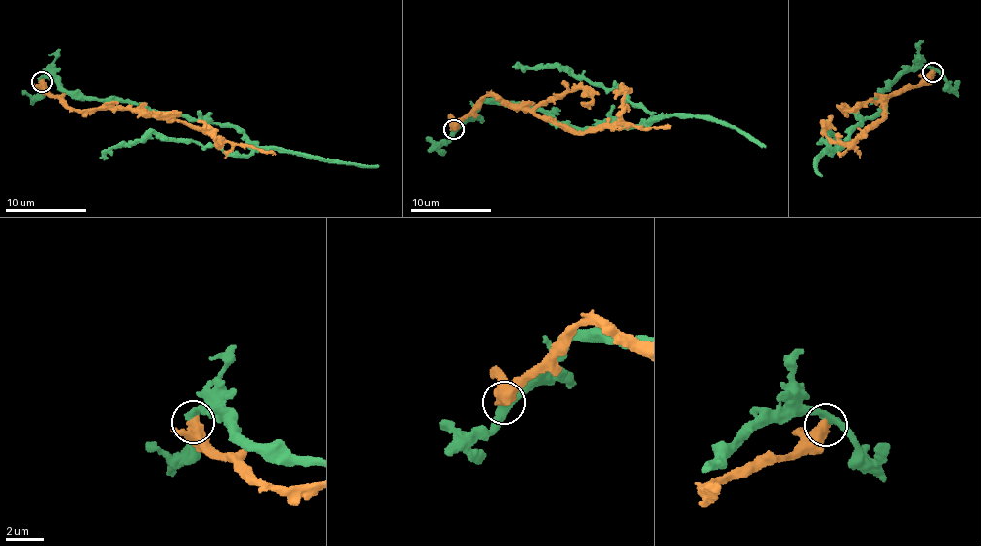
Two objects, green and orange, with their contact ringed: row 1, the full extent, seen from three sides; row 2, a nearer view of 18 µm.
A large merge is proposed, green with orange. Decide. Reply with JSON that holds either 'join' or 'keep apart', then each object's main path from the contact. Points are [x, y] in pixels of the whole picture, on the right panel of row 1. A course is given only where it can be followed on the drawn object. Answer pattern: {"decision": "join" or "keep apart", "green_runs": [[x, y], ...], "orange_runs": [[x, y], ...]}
{"decision": "keep apart", "green_runs": [[933, 70], [911, 68], [876, 94], [883, 106], [830, 154], [823, 141], [831, 134], [827, 130], [837, 146]], "orange_runs": [[933, 72], [914, 86], [904, 86], [879, 99], [883, 102], [882, 117], [863, 128], [839, 157]]}

